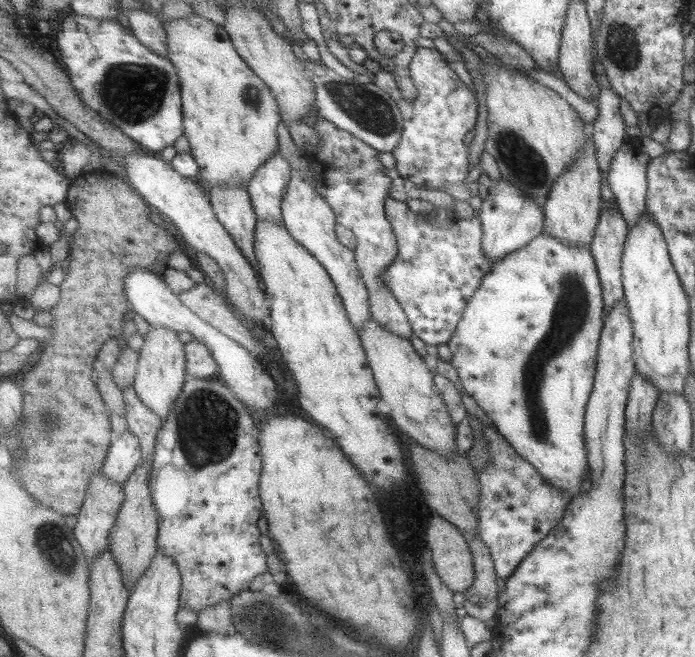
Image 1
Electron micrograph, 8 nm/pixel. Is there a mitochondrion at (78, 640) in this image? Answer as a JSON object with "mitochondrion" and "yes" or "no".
{"mitochondrion":"no"}

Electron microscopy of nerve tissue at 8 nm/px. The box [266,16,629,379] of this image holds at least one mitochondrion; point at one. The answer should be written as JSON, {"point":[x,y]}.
{"point":[372,112]}

